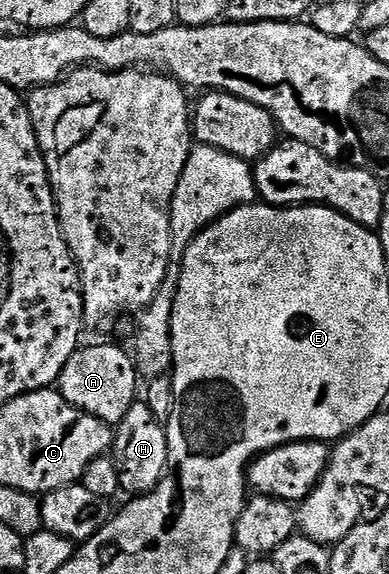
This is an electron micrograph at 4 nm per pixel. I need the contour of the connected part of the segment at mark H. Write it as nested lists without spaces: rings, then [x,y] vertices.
[[[145,402],[132,404],[130,410],[126,410],[126,418],[122,418],[120,423],[115,425],[114,443],[110,452],[116,462],[121,493],[129,492],[127,495],[135,498],[143,496],[145,492],[153,492],[168,471],[168,434],[165,425],[160,424]]]

